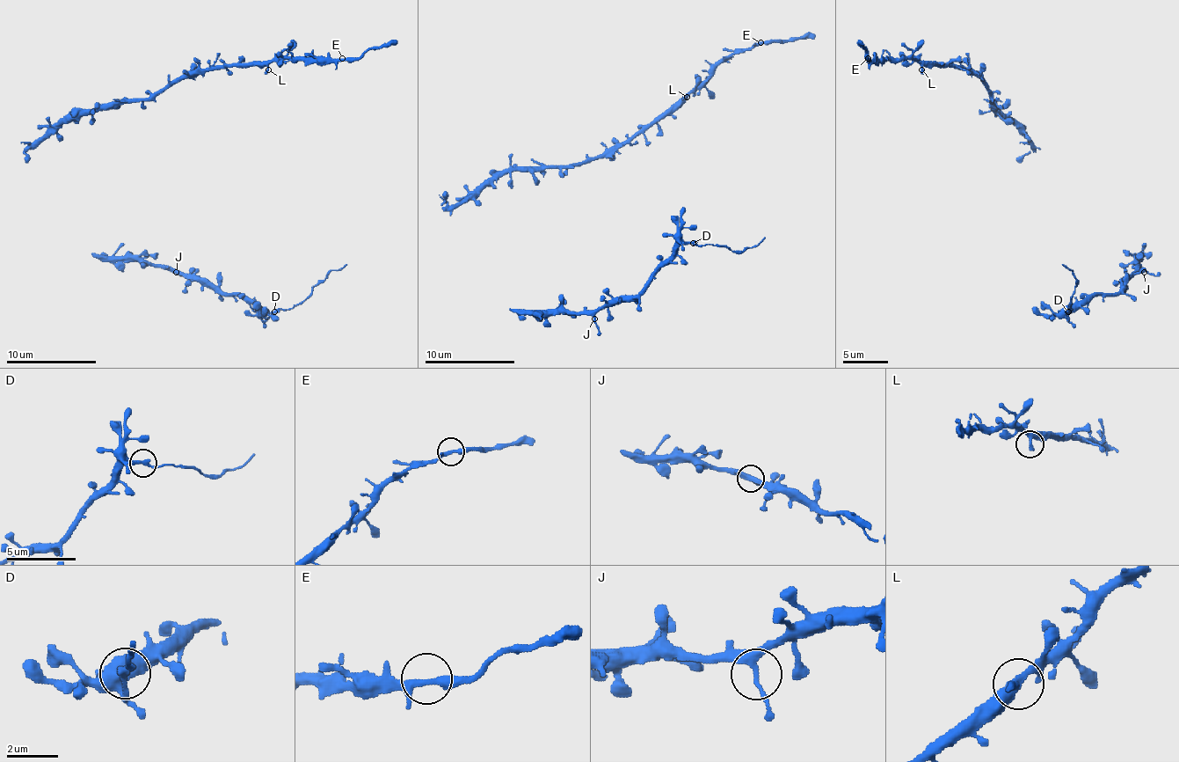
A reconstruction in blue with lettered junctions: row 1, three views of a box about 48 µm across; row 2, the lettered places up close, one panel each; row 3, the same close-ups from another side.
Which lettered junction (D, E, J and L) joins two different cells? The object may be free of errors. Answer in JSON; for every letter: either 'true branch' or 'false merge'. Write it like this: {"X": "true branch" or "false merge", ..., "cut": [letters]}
{"D": "false merge", "E": "true branch", "J": "true branch", "L": "true branch", "cut": ["D"]}

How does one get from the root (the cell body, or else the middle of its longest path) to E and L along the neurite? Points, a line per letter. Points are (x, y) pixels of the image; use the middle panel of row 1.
E: (451, 216), (460, 204), (506, 172), (571, 168), (601, 155), (612, 155), (666, 117), (720, 62), (760, 42)
L: (451, 216), (460, 204), (506, 172), (571, 168), (601, 155), (612, 155), (636, 135), (666, 117), (687, 97)

